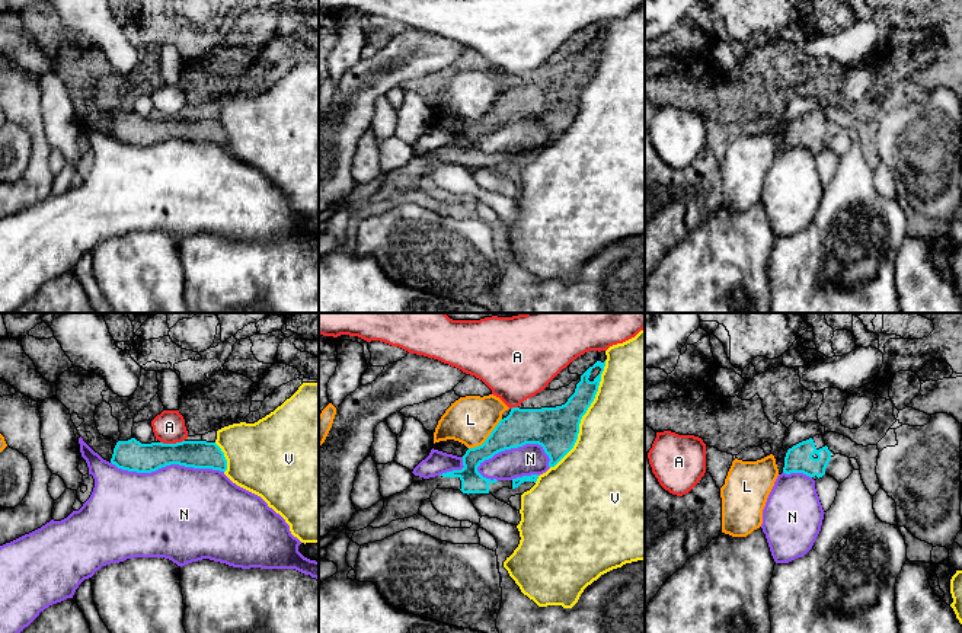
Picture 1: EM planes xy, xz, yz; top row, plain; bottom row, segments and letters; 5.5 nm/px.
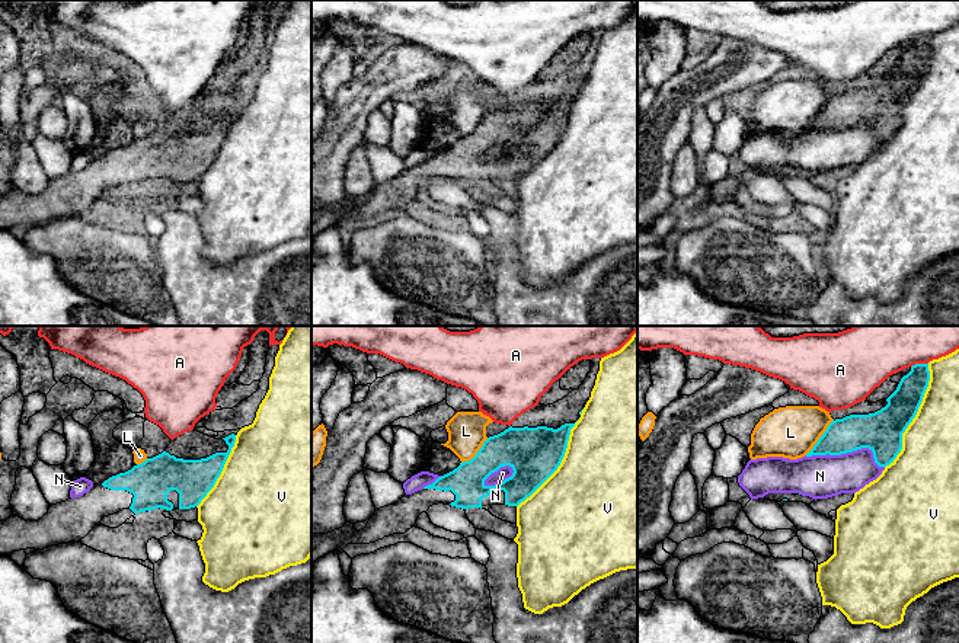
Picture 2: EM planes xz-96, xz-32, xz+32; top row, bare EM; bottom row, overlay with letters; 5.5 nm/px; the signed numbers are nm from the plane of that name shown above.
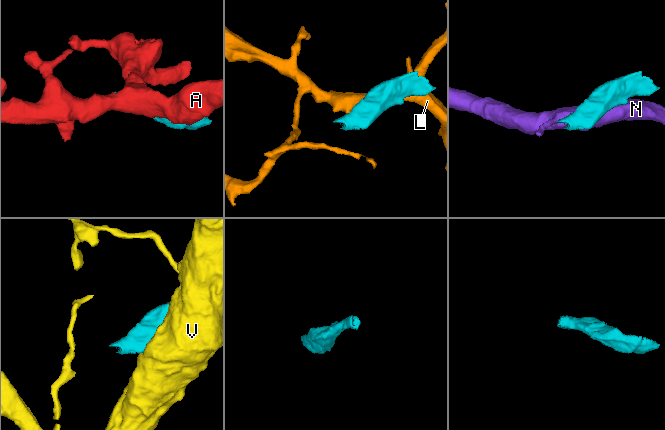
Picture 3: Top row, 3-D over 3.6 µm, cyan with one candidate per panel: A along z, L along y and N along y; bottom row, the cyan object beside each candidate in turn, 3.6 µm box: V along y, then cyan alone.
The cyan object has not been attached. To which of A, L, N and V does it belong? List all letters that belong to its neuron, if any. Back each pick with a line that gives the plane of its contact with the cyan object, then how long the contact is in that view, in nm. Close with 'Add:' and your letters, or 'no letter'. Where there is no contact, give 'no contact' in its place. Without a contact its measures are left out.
Add: no letter

